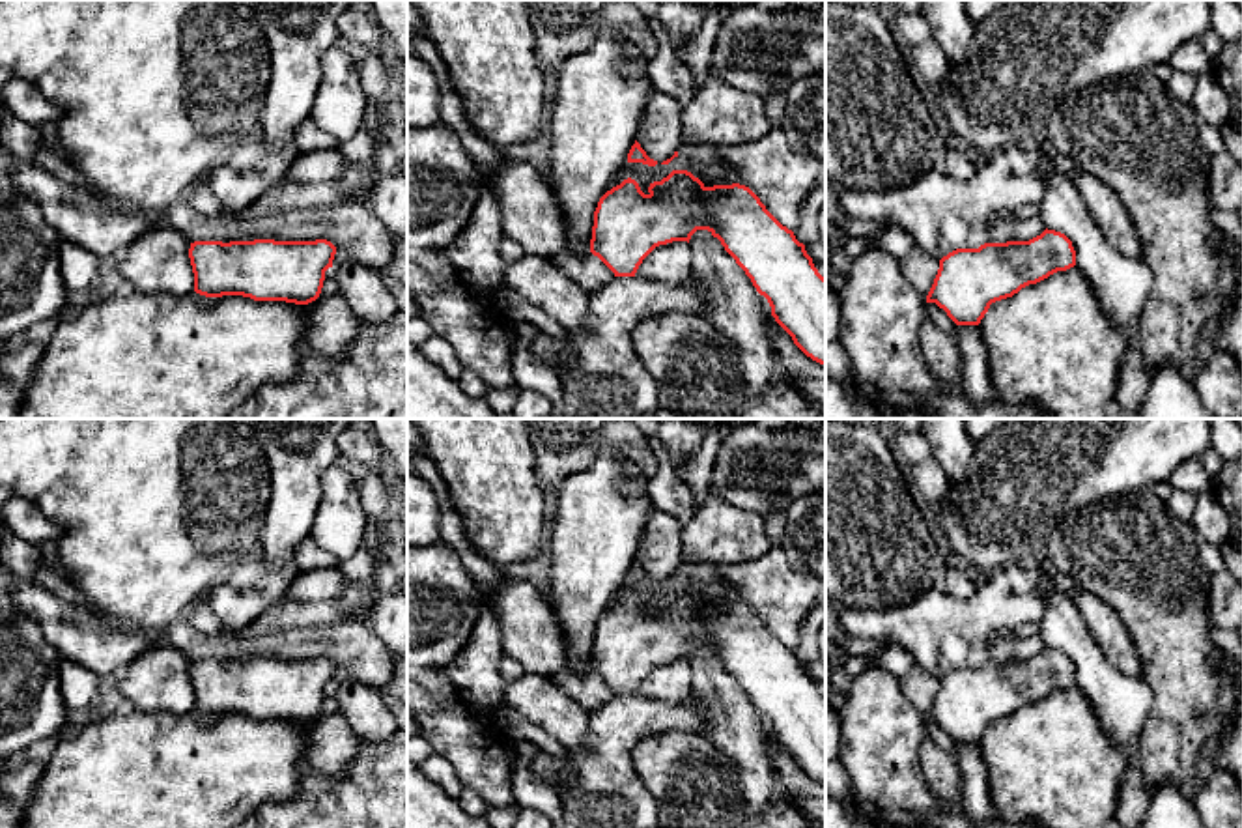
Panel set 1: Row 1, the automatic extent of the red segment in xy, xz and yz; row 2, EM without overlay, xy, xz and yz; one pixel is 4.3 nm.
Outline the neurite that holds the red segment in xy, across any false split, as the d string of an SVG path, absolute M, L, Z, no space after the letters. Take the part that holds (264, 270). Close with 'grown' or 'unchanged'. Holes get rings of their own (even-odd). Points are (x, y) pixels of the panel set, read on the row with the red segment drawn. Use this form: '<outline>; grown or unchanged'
M327 239L194 241L189 249L196 293L295 305L319 297L334 254L336 247Z; unchanged

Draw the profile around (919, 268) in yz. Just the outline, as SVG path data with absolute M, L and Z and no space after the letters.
M915 245L908 256L898 258L898 265L906 280L926 297L938 275L939 260Z

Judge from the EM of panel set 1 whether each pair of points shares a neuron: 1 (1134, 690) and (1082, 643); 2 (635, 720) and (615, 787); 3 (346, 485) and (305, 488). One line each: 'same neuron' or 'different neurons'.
1: same neuron
2: same neuron
3: different neurons

